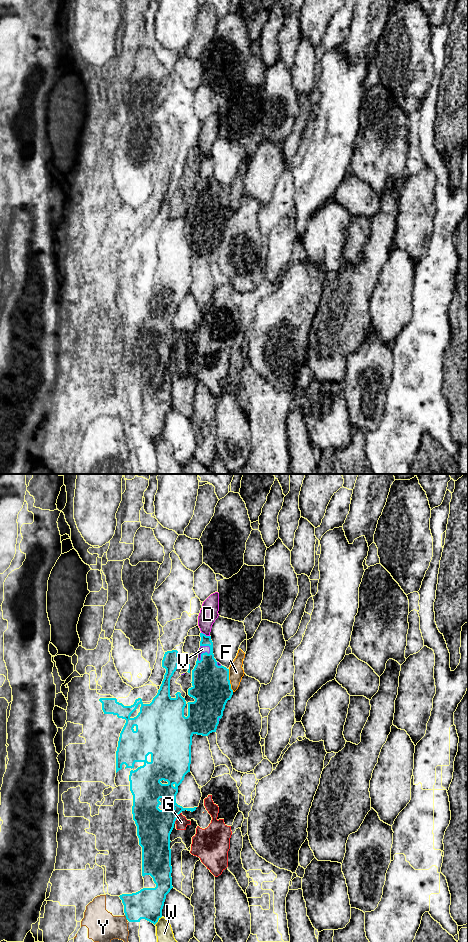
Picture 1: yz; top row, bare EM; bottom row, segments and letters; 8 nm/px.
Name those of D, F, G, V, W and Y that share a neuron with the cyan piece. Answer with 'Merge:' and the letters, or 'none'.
Merge: none

